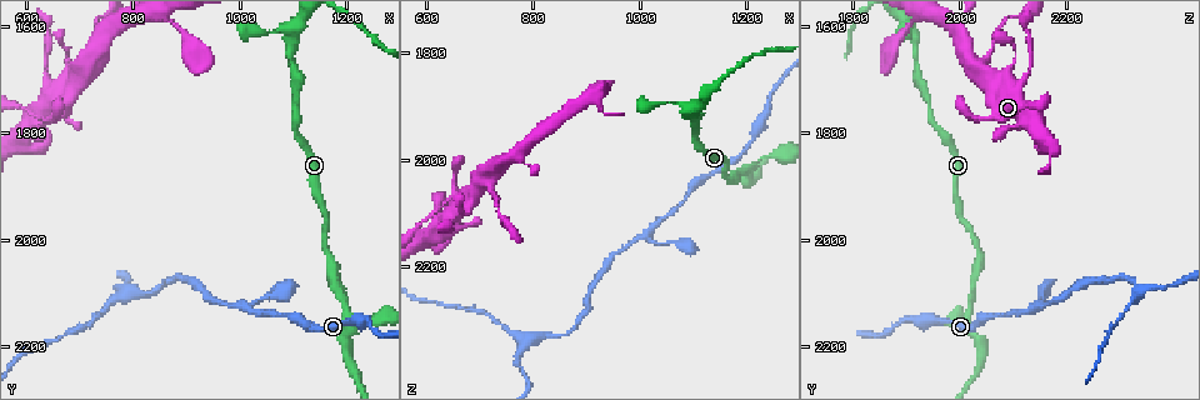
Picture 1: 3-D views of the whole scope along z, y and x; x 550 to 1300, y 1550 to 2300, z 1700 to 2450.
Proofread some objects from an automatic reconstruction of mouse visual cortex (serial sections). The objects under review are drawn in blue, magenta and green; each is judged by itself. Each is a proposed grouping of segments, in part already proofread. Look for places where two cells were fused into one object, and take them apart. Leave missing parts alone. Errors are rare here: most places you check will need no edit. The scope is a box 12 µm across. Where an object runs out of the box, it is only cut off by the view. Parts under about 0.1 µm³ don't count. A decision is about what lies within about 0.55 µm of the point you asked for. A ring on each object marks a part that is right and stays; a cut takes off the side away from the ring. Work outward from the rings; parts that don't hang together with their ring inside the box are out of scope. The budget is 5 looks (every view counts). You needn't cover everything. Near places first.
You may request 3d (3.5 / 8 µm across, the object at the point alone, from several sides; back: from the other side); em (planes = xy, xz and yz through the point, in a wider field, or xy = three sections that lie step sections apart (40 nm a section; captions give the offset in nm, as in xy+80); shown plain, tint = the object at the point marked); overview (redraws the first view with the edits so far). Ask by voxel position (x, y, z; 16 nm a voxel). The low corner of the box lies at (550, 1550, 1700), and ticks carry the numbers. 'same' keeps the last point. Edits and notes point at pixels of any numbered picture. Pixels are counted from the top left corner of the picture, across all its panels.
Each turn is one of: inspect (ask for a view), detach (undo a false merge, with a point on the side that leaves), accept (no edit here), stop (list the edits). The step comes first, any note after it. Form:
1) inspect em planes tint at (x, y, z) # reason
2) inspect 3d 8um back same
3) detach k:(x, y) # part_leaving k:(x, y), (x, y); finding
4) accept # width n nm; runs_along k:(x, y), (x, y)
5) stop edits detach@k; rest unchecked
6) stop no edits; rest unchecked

inspect 3d 8um at (1205, 2140, 2020) # arms part here

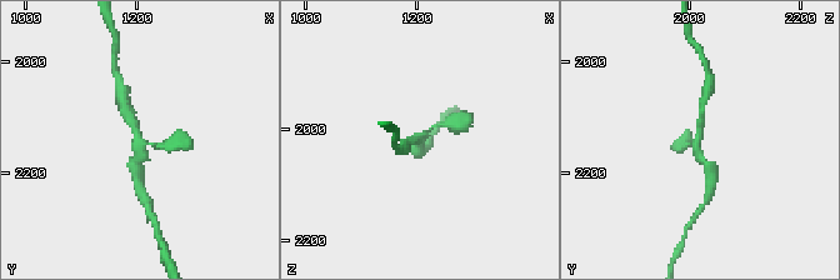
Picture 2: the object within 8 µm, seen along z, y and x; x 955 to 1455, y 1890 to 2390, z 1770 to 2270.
inspect em planes tint at (1205, 2145, 2020) # arms 3; arm_widths 150, 250, 300 nm

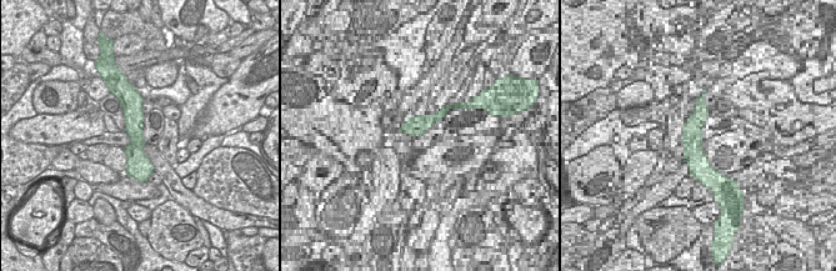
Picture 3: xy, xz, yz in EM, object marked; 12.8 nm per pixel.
accept # runs_along 2:(125, 109), (138, 134), (136, 173); all the same cell

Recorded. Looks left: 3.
inspect 3d 3.5um at (750, 2120, 2315) # calibre changes

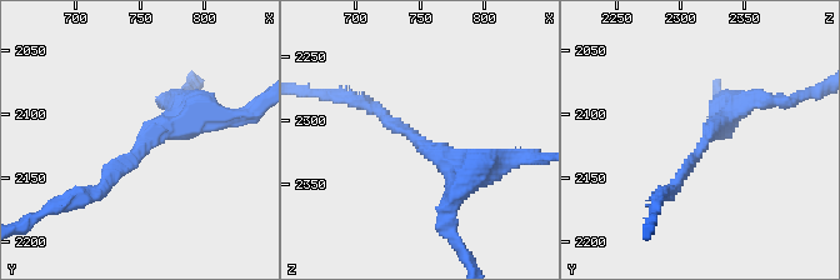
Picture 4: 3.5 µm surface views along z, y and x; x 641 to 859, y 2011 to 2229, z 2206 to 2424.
inspect em xy step 5 tint at (752, 2126, 2316) # arm_widths 150, 400 nm

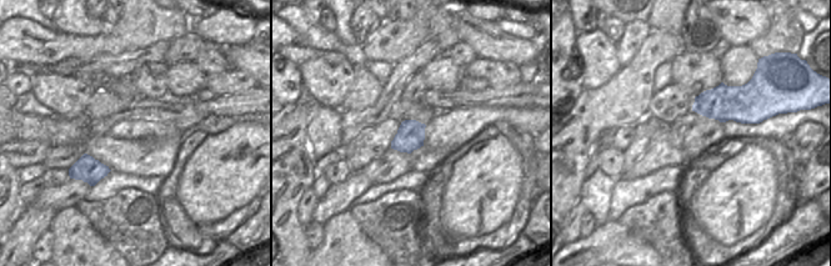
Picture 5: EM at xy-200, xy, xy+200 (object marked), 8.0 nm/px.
accept # runs_along 4:(211, 115), (154, 130), (85, 191); all the same cell

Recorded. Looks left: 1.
stop no edits; rest unchecked

